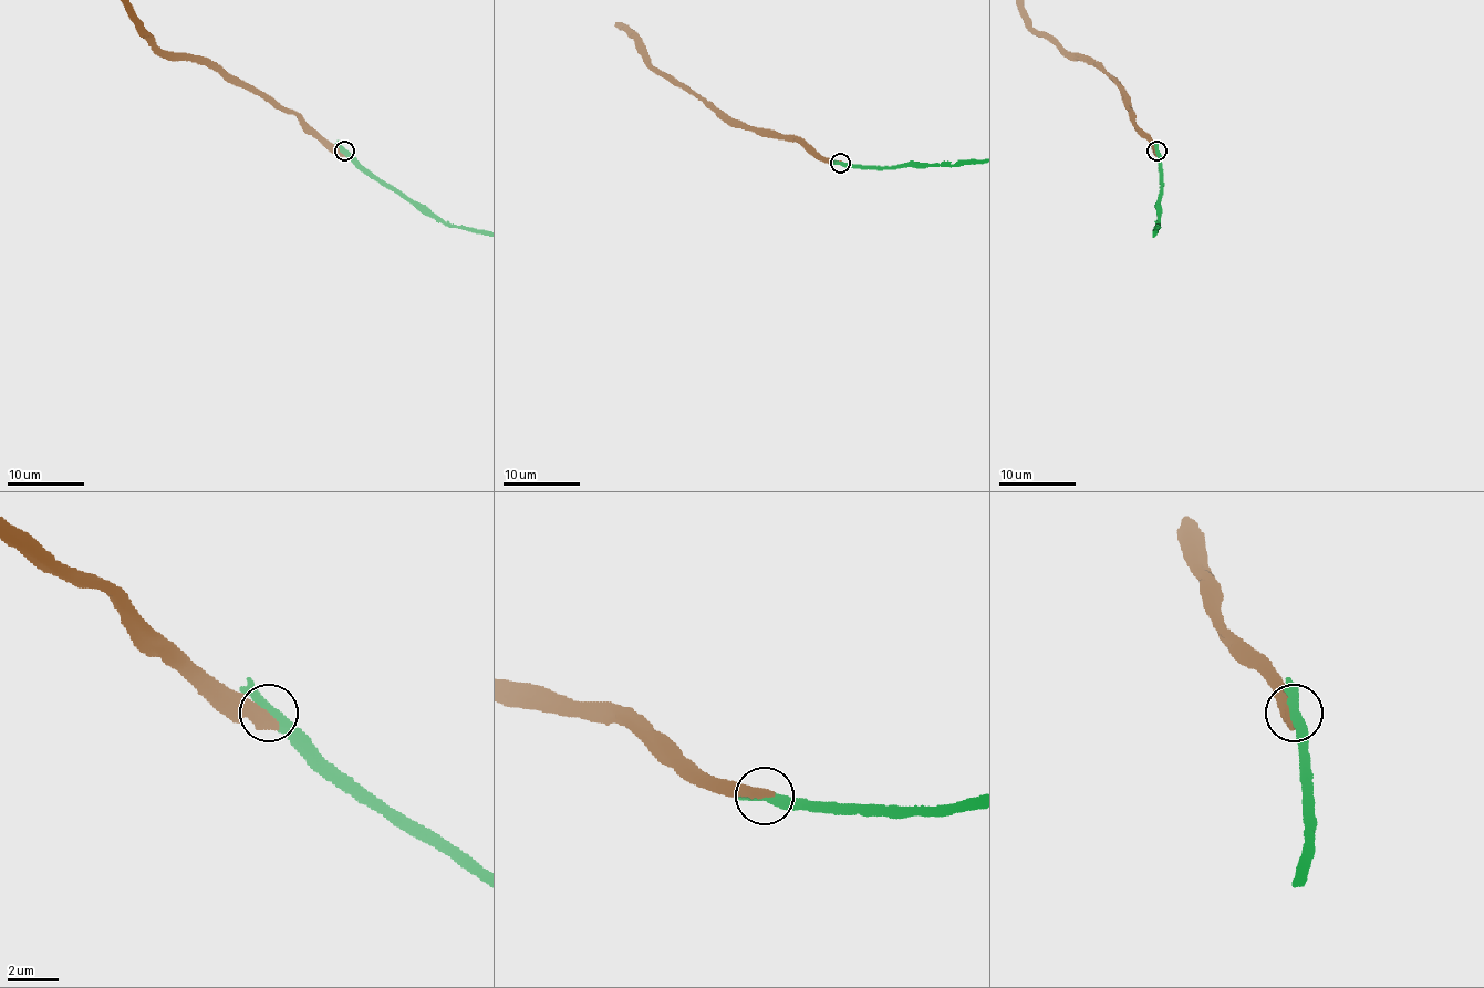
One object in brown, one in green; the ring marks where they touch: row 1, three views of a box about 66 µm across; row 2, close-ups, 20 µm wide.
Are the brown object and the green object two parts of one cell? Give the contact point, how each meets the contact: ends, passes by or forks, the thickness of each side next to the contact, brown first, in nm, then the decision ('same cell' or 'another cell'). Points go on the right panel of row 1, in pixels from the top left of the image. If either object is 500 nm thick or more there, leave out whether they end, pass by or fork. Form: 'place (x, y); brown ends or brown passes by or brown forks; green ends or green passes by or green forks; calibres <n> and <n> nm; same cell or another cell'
place (1156, 151); calibres 500 and 400 nm; another cell

